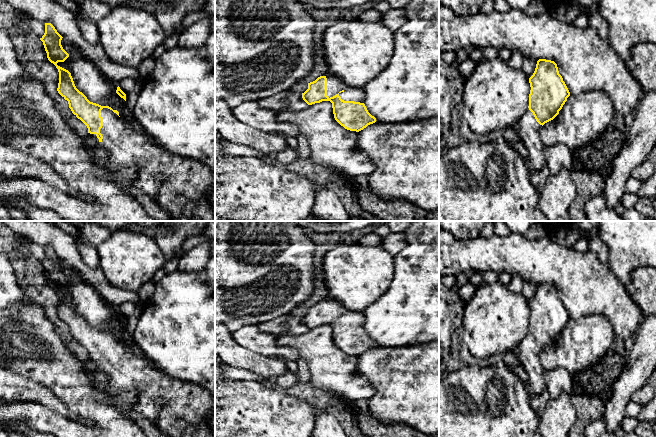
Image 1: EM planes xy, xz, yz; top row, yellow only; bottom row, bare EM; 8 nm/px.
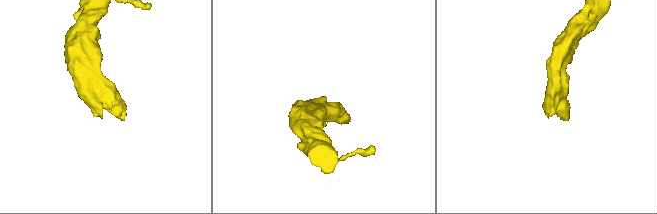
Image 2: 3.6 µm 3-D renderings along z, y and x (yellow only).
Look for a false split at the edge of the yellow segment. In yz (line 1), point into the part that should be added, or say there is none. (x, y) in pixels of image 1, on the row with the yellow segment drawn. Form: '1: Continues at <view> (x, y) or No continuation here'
1: Continues at yz (527, 127)

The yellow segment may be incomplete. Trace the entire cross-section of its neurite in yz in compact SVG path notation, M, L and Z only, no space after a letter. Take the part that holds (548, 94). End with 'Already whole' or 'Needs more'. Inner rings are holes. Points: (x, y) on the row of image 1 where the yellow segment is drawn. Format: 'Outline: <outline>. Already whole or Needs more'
Outline: M539 59L529 78L529 106L516 124L517 133L529 152L527 166L531 173L546 164L545 146L540 132L543 125L553 120L570 96L554 61Z. Needs more

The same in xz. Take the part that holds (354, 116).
Outline: M331 74L308 83L308 89L302 93L302 98L308 105L330 101L335 120L350 131L359 132L376 122L364 104L364 89L347 85Z. Needs more

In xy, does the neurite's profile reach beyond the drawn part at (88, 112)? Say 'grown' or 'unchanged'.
grown

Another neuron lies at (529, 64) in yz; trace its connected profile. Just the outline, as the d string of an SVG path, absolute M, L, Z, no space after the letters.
M527 56L523 58L522 69L528 78L530 78L533 75L536 68L536 64L537 64L537 61L531 57Z

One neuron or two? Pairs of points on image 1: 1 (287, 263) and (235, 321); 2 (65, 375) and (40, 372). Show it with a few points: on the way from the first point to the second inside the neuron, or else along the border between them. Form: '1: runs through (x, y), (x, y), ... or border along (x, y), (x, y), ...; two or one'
1: runs through (272, 277), (243, 306); one
2: runs through (59, 372), (46, 372); one

